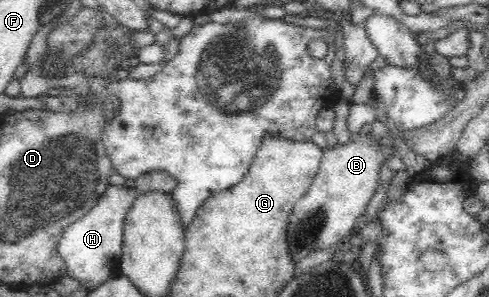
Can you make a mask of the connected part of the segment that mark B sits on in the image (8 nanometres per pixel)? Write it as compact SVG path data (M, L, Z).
M352 136L347 145L327 146L319 170L305 195L296 201L290 213L285 242L291 260L297 263L312 251L344 244L354 234L356 219L365 211L377 183L379 167L385 156L379 151L379 137Z

